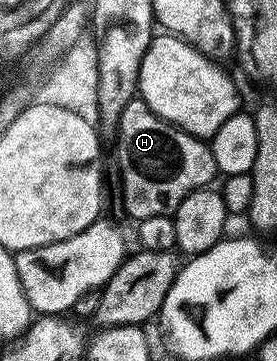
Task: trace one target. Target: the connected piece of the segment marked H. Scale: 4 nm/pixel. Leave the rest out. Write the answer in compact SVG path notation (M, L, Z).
M135 97L123 109L115 124L117 130L117 163L121 166L121 195L125 198L125 211L140 221L147 217L172 215L177 206L193 191L208 188L219 172L215 165L212 146L204 138L187 133L181 127L160 119L140 97Z

